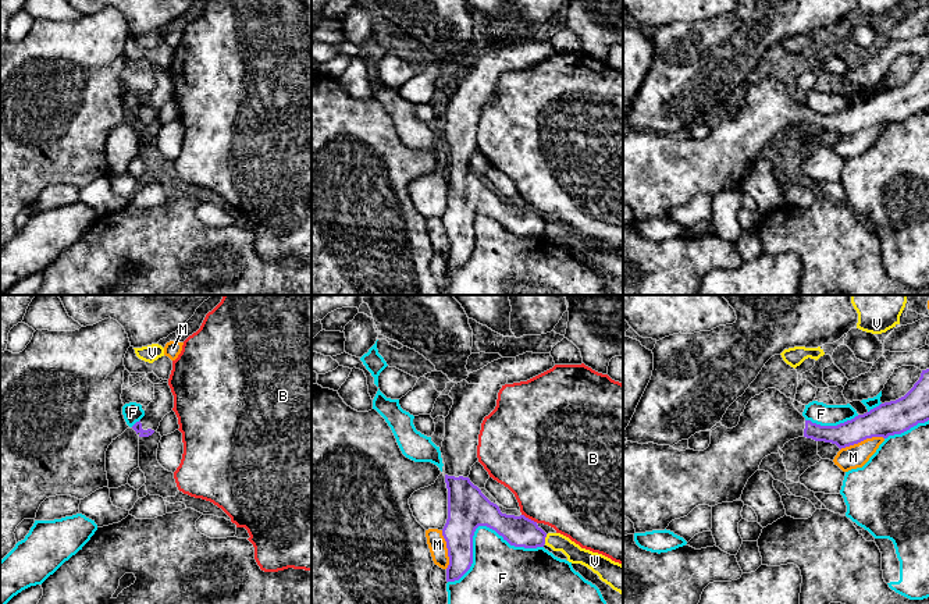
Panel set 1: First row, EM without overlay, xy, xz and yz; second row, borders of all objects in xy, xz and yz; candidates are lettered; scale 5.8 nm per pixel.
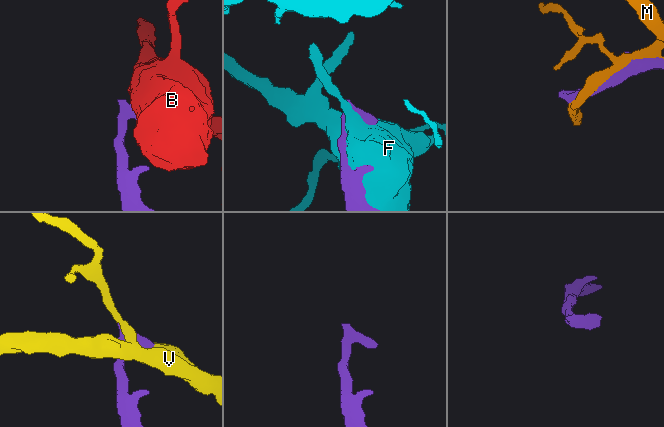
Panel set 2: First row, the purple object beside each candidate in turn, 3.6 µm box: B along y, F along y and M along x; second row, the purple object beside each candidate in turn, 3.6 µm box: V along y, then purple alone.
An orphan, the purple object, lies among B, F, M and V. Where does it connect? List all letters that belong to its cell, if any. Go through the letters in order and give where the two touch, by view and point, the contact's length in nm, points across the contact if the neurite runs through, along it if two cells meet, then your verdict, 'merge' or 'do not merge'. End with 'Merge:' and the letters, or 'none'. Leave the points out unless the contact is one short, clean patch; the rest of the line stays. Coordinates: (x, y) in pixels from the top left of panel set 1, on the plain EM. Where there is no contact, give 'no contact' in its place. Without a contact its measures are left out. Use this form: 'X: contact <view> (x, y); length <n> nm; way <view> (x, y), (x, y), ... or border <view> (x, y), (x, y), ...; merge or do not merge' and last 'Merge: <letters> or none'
B: contact xz (530, 208); length 110 nm; border xz (522, 202), (537, 210); do not merge
F: contact xz (479, 213); length 600 nm; do not merge
M: contact yz (861, 128); length 260 nm; do not merge
V: contact xz (544, 227); length 60 nm; border xz (547, 223), (544, 231); do not merge
Merge: none

